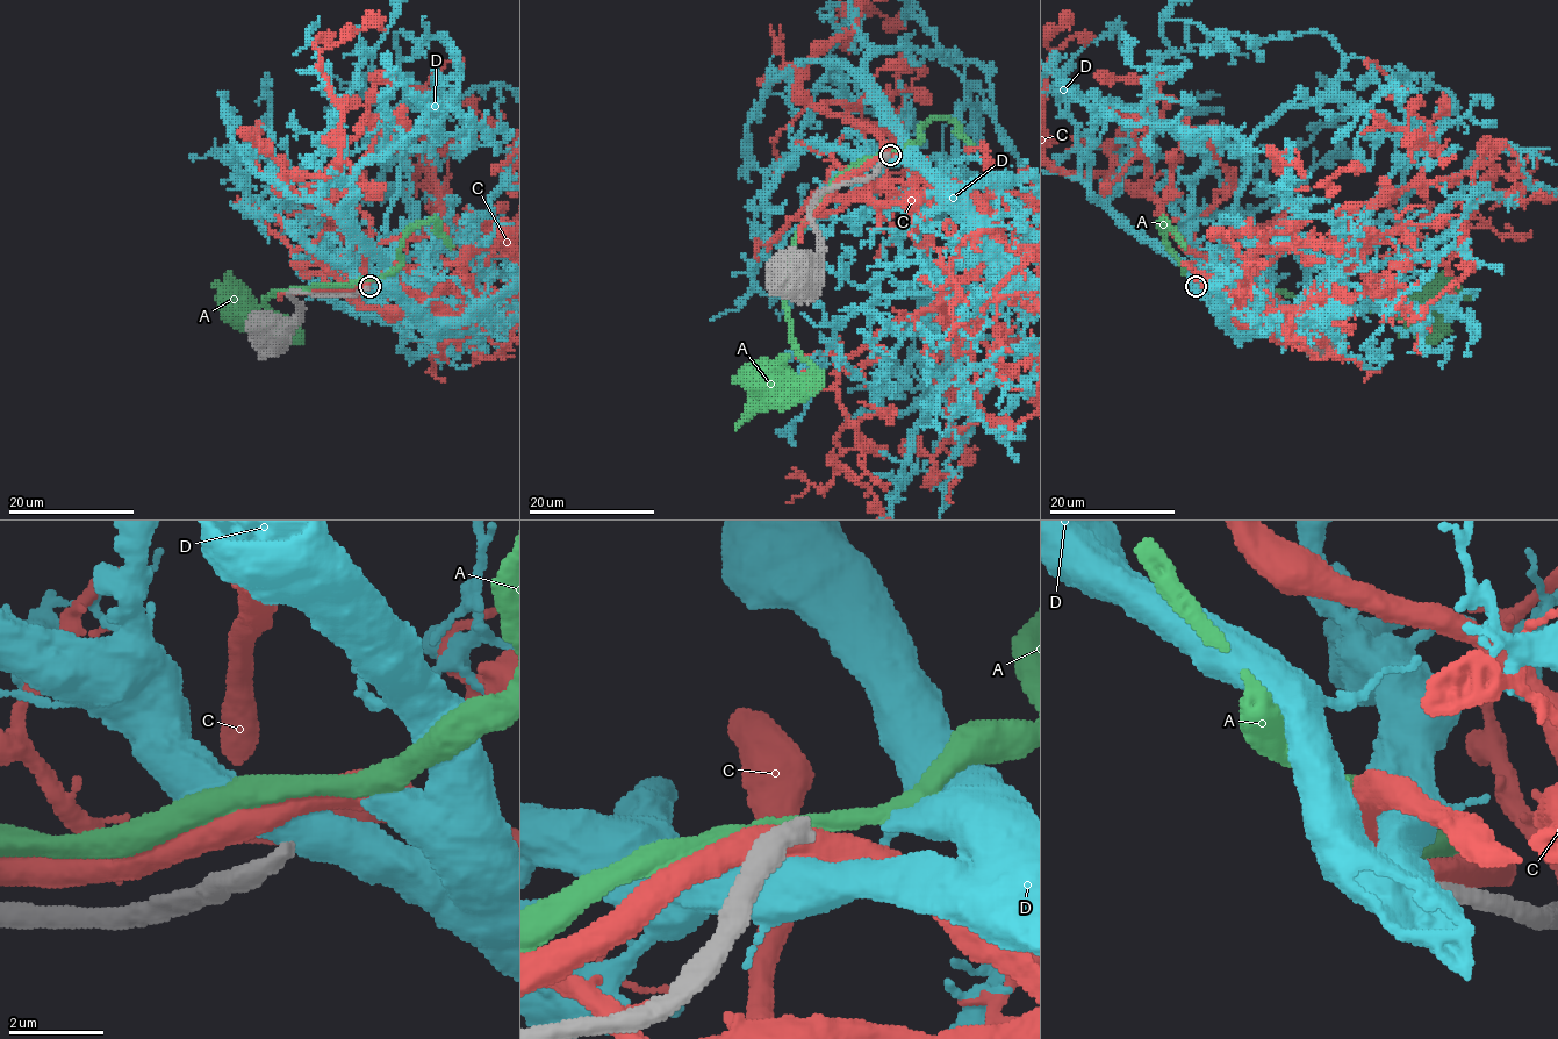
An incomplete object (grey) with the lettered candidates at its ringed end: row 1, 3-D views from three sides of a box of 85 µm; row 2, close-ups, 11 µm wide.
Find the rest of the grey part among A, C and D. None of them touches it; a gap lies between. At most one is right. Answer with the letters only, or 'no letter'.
no letter

